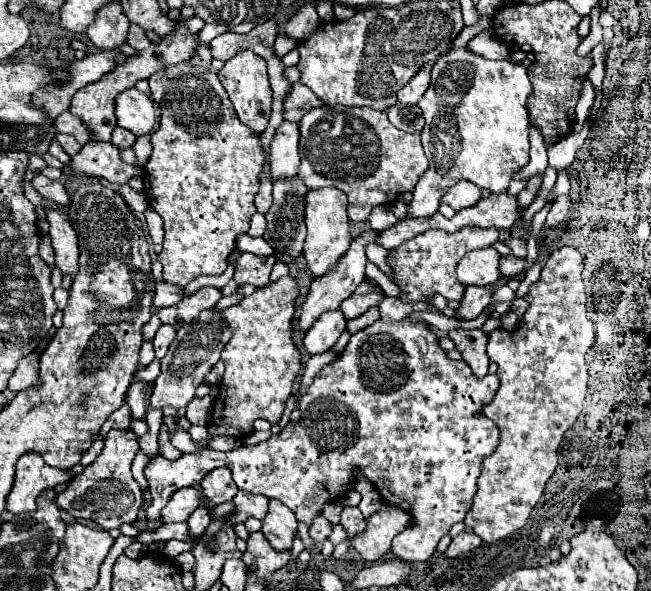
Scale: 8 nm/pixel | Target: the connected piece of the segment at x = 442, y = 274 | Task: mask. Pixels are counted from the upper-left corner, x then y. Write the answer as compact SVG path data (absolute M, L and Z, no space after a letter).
M466 225L464 229L458 229L456 233L446 233L440 229L430 229L414 239L404 241L398 249L394 249L388 257L388 265L394 271L394 283L400 287L400 299L406 303L432 303L434 295L442 295L446 299L460 301L464 297L466 287L458 281L456 277L456 265L458 261L474 249L484 249L490 247L498 241L498 229L482 229L482 227L472 227Z

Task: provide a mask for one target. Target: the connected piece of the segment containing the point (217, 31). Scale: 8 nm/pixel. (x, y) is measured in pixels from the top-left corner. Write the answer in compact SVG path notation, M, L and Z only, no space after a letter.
M210 23L210 25L206 25L198 35L198 39L200 41L206 41L206 45L214 39L214 37L218 37L218 35L222 35L222 33L226 33L228 31L228 27L226 25L220 25L220 23Z

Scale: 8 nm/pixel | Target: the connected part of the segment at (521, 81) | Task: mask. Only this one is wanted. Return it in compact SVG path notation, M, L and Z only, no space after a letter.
M468 47L450 49L434 63L430 87L418 103L426 117L422 145L430 167L416 183L408 217L434 215L442 195L462 179L492 193L510 187L514 173L528 163L526 99L530 93L532 85L524 65L490 61Z

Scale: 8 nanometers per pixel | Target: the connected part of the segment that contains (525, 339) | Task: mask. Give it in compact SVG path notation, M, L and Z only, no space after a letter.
M562 247L556 249L546 267L542 269L542 277L538 283L530 287L530 293L526 295L530 309L522 317L522 323L516 331L506 329L494 329L490 333L488 341L488 357L490 361L498 363L498 377L500 377L500 389L496 391L496 397L492 403L484 407L486 417L496 421L500 427L500 445L498 449L486 457L484 471L478 479L478 493L474 497L474 505L468 511L464 523L470 527L476 535L480 535L486 543L494 543L498 539L508 537L516 529L522 529L530 517L532 507L538 503L546 481L552 477L554 469L558 467L558 447L564 437L564 431L574 425L578 419L586 391L588 391L588 365L586 365L586 353L594 343L594 325L588 319L586 311L586 291L582 283L582 269L584 261L578 249L574 247Z

